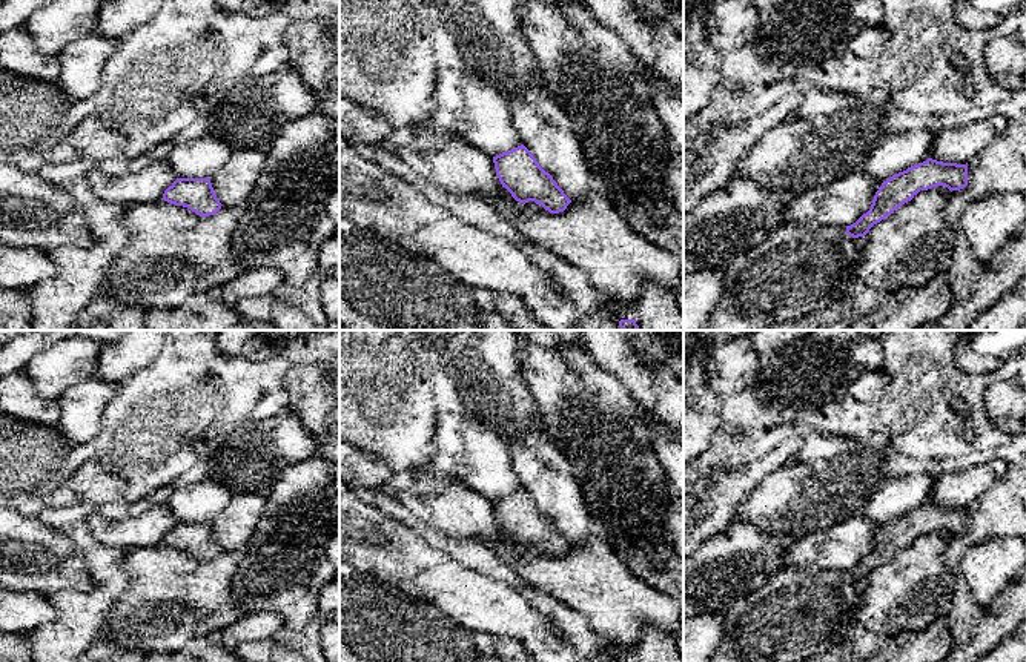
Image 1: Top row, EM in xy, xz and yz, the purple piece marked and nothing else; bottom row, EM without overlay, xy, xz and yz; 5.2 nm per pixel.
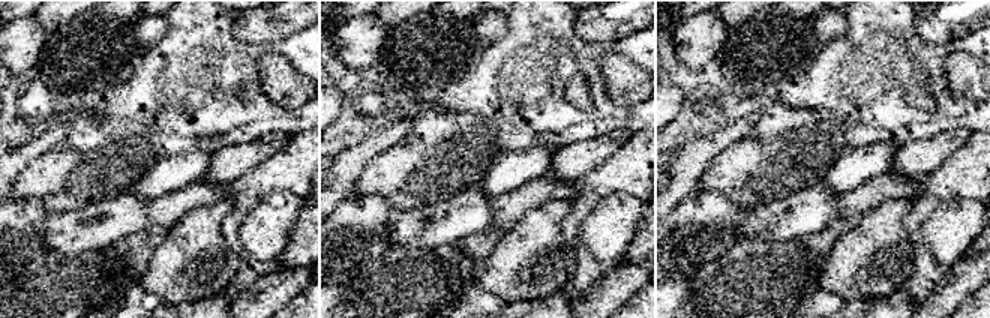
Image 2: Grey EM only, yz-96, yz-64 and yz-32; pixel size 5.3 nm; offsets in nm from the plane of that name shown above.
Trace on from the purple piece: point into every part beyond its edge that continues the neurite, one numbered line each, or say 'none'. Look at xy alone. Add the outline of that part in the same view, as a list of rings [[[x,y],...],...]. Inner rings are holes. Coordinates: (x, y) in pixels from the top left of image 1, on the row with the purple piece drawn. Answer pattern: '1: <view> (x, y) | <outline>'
none

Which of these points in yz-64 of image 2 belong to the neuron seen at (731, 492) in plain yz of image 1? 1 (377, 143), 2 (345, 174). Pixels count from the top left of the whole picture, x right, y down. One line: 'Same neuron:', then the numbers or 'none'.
Same neuron: 1, 2

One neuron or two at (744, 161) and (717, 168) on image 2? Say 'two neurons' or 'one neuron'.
one neuron

